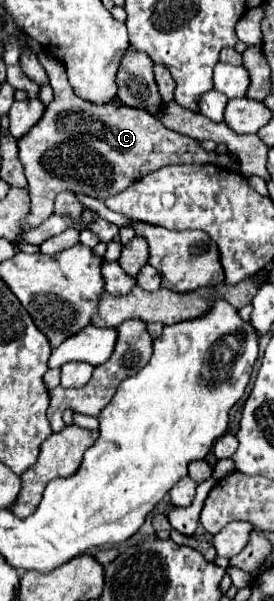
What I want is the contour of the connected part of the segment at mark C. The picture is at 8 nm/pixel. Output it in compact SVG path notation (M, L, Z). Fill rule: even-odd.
M41 50L37 58L47 68L47 74L51 78L53 102L45 108L41 120L25 136L21 136L21 140L17 140L19 160L25 168L31 196L31 216L27 216L27 222L23 224L25 230L37 228L53 214L53 200L57 192L69 190L107 200L107 196L115 196L129 188L135 180L139 180L139 176L147 176L149 172L163 166L227 166L233 160L231 154L205 152L197 140L165 128L155 116L145 110L111 102L91 104L81 100L73 94L61 62L57 62L45 50ZM87 146L91 150L87 150ZM105 164L109 164L109 168L105 168Z

